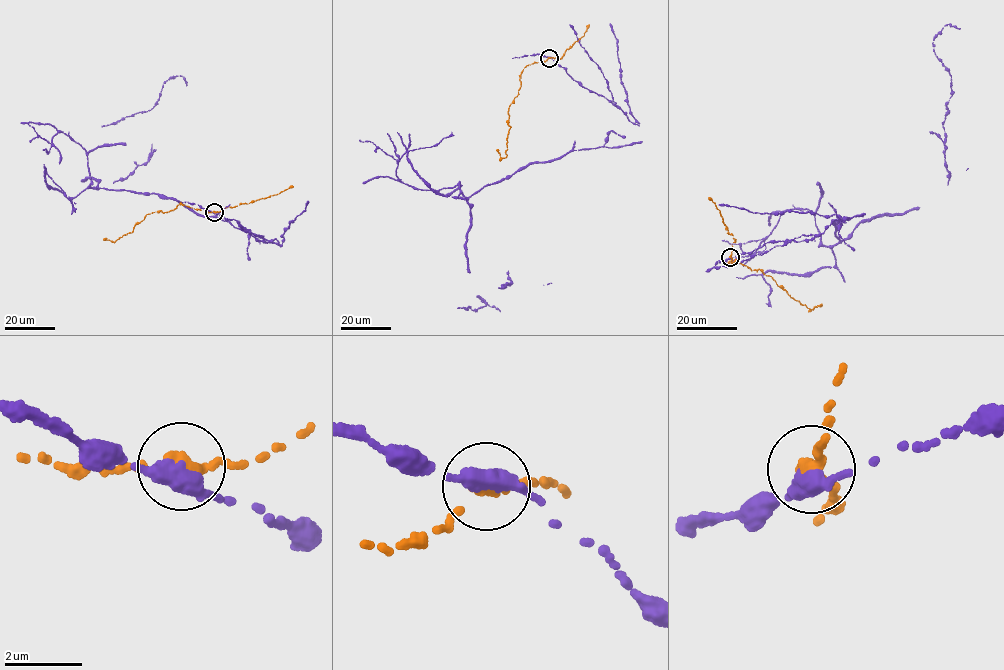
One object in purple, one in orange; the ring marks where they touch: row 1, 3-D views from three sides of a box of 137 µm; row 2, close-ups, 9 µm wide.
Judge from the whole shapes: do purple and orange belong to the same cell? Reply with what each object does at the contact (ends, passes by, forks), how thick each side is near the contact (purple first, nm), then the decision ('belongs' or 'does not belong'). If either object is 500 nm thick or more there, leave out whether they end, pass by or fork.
650/320 nm | does not belong

